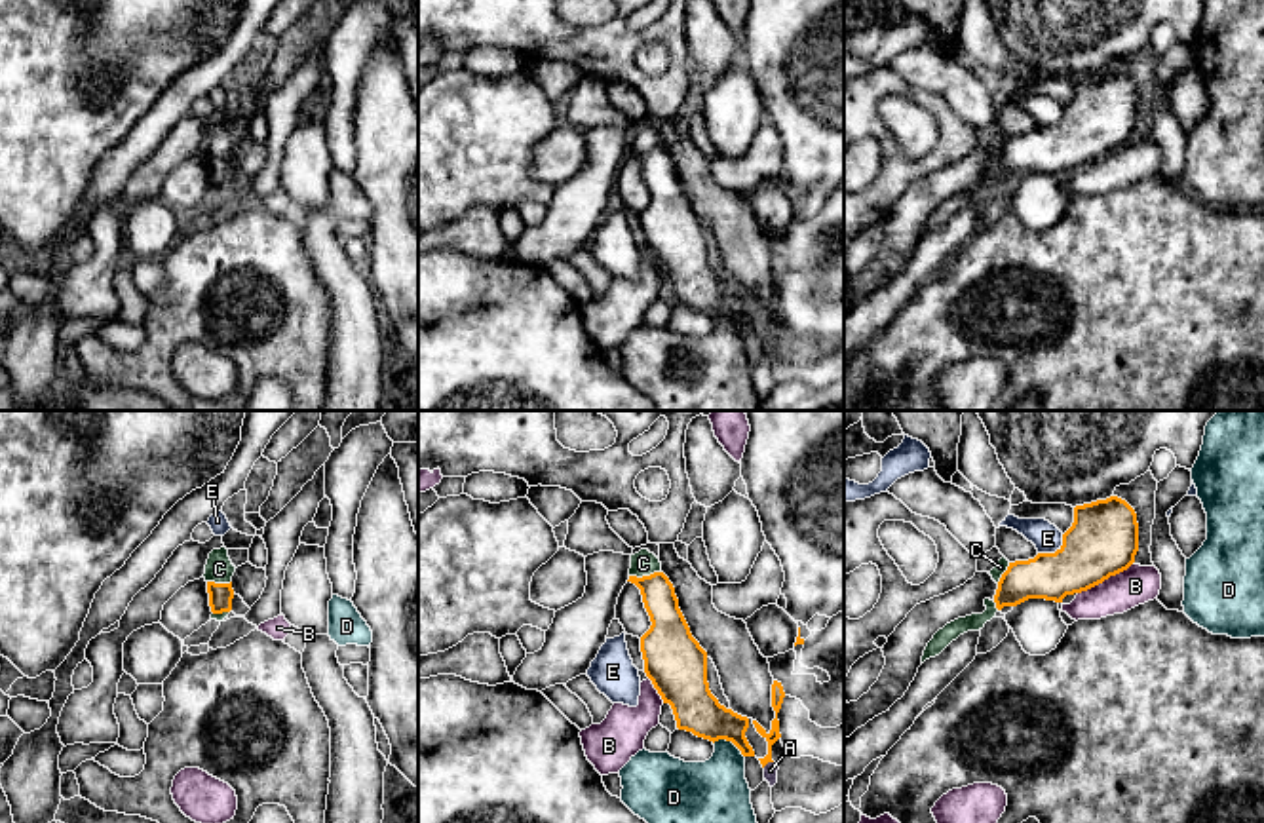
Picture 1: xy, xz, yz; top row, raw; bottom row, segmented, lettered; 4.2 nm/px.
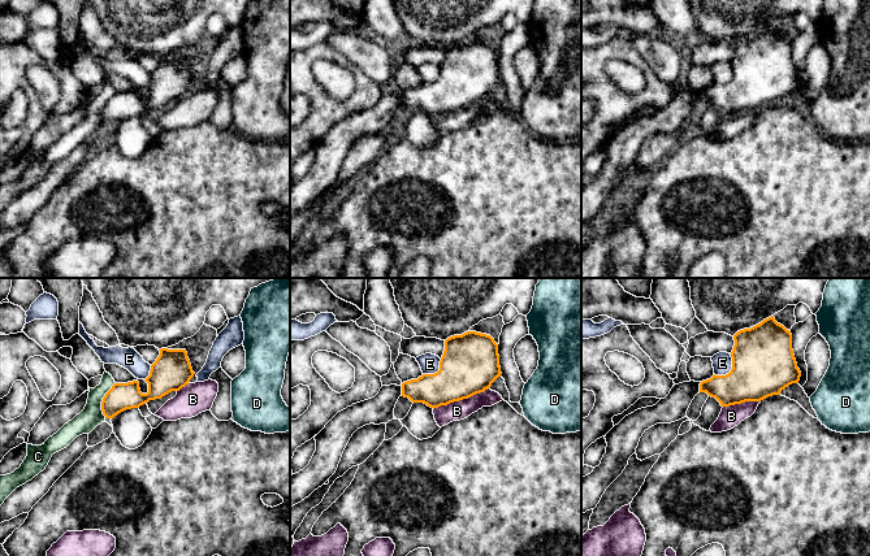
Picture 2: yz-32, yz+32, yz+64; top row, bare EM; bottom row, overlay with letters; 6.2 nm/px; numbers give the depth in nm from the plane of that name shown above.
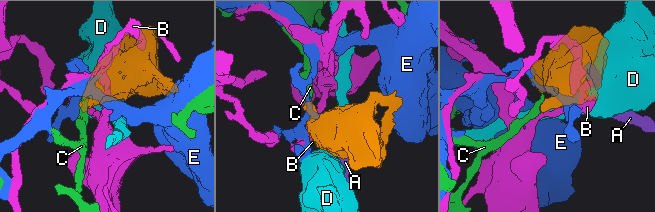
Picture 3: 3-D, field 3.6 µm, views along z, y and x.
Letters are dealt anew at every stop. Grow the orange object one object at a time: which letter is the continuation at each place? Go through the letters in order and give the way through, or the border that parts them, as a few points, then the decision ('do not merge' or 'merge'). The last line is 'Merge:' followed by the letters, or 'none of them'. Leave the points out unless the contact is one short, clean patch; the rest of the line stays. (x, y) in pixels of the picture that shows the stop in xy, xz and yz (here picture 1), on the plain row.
A: border along xz (772, 335), (763, 341); do not merge
B: border along yz (1131, 137), (1078, 168); do not merge
C: border along xz (660, 145), (649, 151), (630, 151); do not merge
D: border along xz (713, 316), (727, 314), (744, 331); do not merge
E: border along yz (1063, 109), (1063, 116), (1053, 126), (1038, 128); do not merge
Merge: none of them

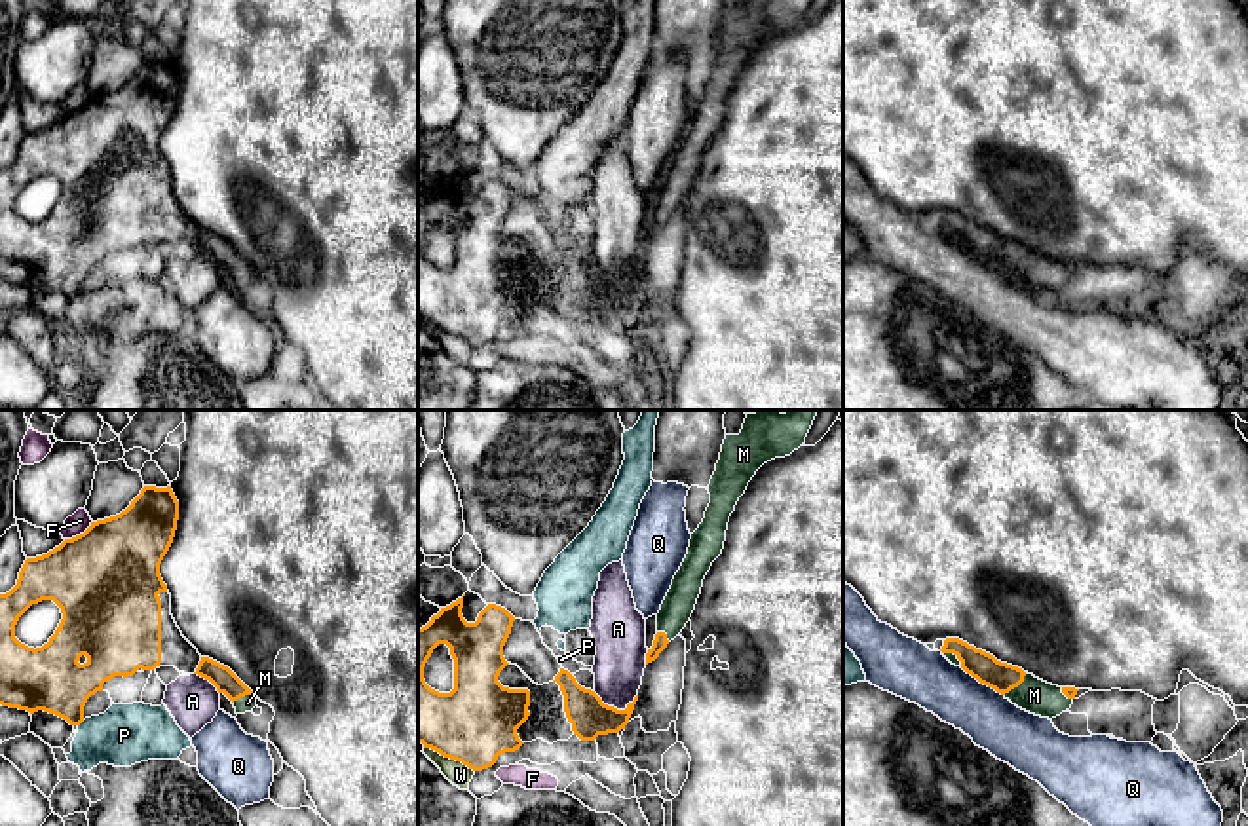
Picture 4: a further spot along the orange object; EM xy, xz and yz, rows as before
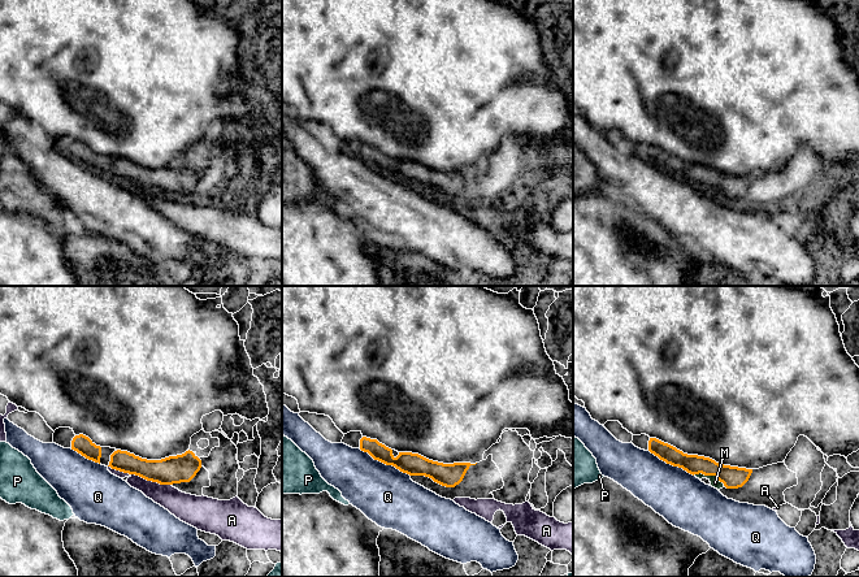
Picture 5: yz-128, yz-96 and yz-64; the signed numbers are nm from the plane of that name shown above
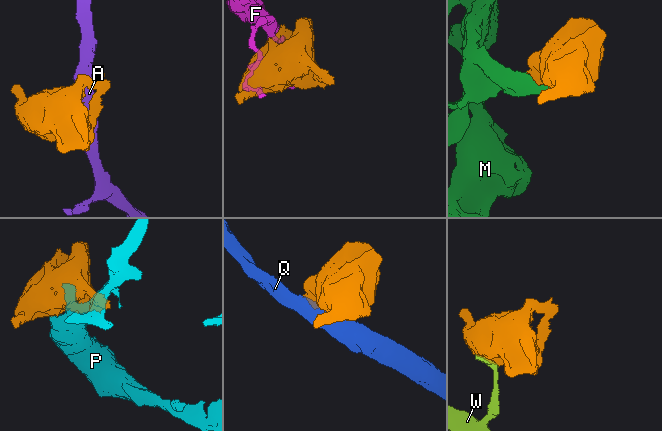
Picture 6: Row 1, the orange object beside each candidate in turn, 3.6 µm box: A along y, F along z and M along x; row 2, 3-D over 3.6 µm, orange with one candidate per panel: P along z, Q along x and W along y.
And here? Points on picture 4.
A: do not merge
F: do not merge
M: merge
P: do not merge
Q: border along yz (960, 242), (1003, 270); do not merge
W: do not merge
Merge: M

